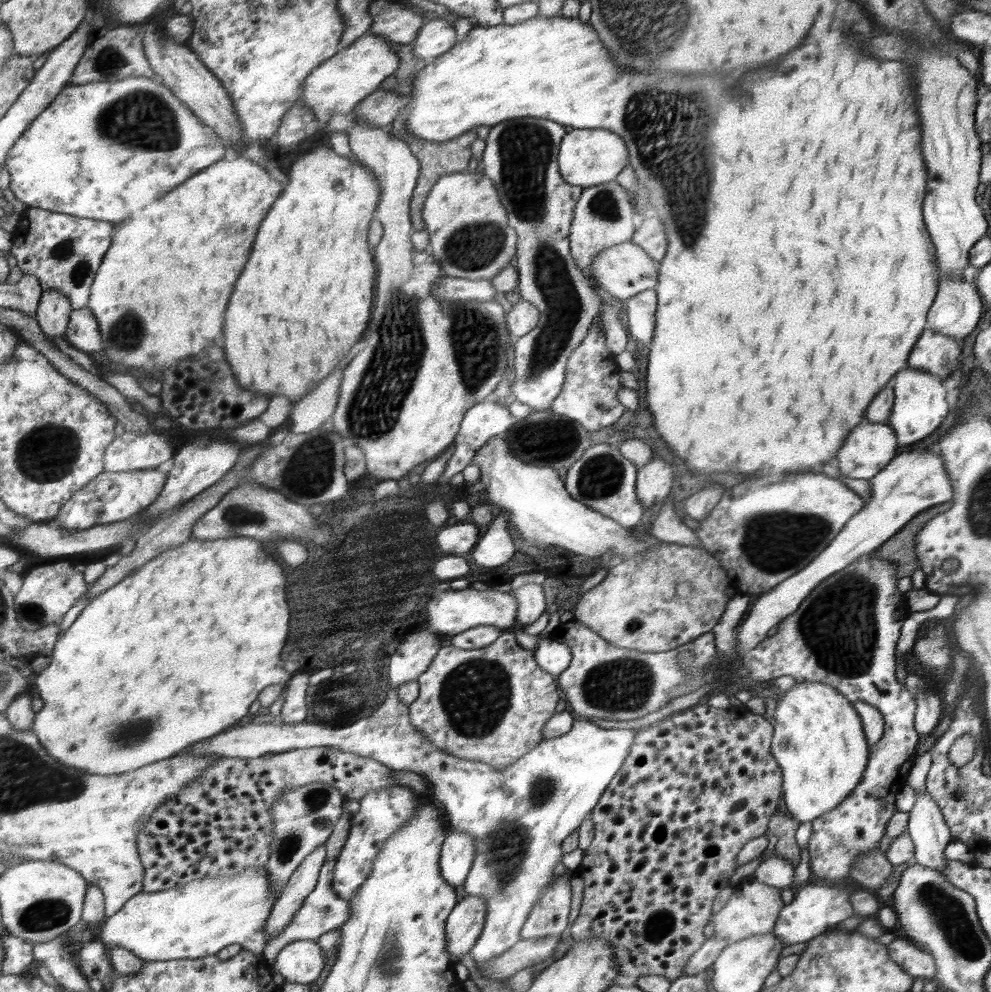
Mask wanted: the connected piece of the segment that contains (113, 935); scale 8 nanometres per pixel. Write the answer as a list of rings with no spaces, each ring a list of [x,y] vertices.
[[[265,867],[247,868],[236,876],[204,877],[170,891],[141,891],[127,900],[122,910],[105,919],[98,939],[108,950],[122,947],[143,961],[203,958],[234,943],[264,957],[266,920],[279,892],[271,890]]]

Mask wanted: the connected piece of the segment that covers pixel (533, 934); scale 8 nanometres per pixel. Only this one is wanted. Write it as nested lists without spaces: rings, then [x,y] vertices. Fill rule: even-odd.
[[[565,872],[554,884],[537,900],[531,914],[528,915],[527,923],[524,924],[523,938],[543,938],[543,936],[561,935],[568,926],[569,912],[571,911],[571,880],[574,874]]]

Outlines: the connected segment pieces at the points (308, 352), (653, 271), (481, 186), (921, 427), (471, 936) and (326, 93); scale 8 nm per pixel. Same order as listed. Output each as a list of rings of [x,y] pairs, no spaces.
[[[316,146],[312,152],[300,156],[292,164],[290,174],[283,174],[283,177],[288,187],[284,191],[284,196],[280,196],[280,204],[276,204],[276,208],[268,212],[268,220],[264,220],[264,228],[260,228],[260,240],[256,240],[256,252],[252,254],[252,264],[248,264],[248,272],[240,276],[240,284],[236,284],[236,296],[230,298],[230,304],[226,310],[226,324],[224,324],[224,352],[244,390],[266,396],[287,396],[291,402],[294,402],[316,388],[340,364],[340,360],[360,340],[362,332],[368,326],[376,270],[374,270],[372,254],[368,250],[367,236],[370,234],[376,208],[379,207],[380,185],[371,168],[364,166],[358,160],[352,162],[349,158],[336,154],[328,146]]]
[[[632,241],[616,244],[604,249],[598,257],[594,257],[591,264],[592,276],[598,280],[600,287],[606,289],[612,296],[620,301],[631,299],[640,292],[654,289],[658,285],[658,262],[652,260],[640,245]]]
[[[454,172],[444,175],[436,183],[436,192],[428,196],[428,208],[423,208],[425,230],[429,232],[429,253],[440,262],[442,274],[446,277],[466,278],[468,280],[491,280],[498,276],[516,254],[516,234],[508,226],[506,210],[500,203],[495,183],[483,173]]]
[[[906,367],[894,376],[893,393],[895,396],[891,416],[886,424],[895,432],[898,446],[918,442],[932,434],[950,414],[946,401],[949,387],[939,376],[920,369]]]
[[[466,896],[457,903],[451,918],[447,919],[447,950],[451,961],[460,964],[462,956],[472,951],[482,934],[487,913],[483,896]]]
[[[365,33],[344,50],[339,50],[326,62],[319,64],[307,76],[301,101],[313,110],[315,119],[319,122],[328,122],[336,113],[347,115],[368,95],[382,87],[386,78],[394,75],[399,64],[400,59],[388,47],[383,36]]]

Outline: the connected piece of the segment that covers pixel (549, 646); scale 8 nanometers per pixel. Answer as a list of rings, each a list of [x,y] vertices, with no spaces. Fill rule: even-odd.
[[[551,636],[537,643],[534,657],[541,670],[558,677],[571,663],[571,650]]]

